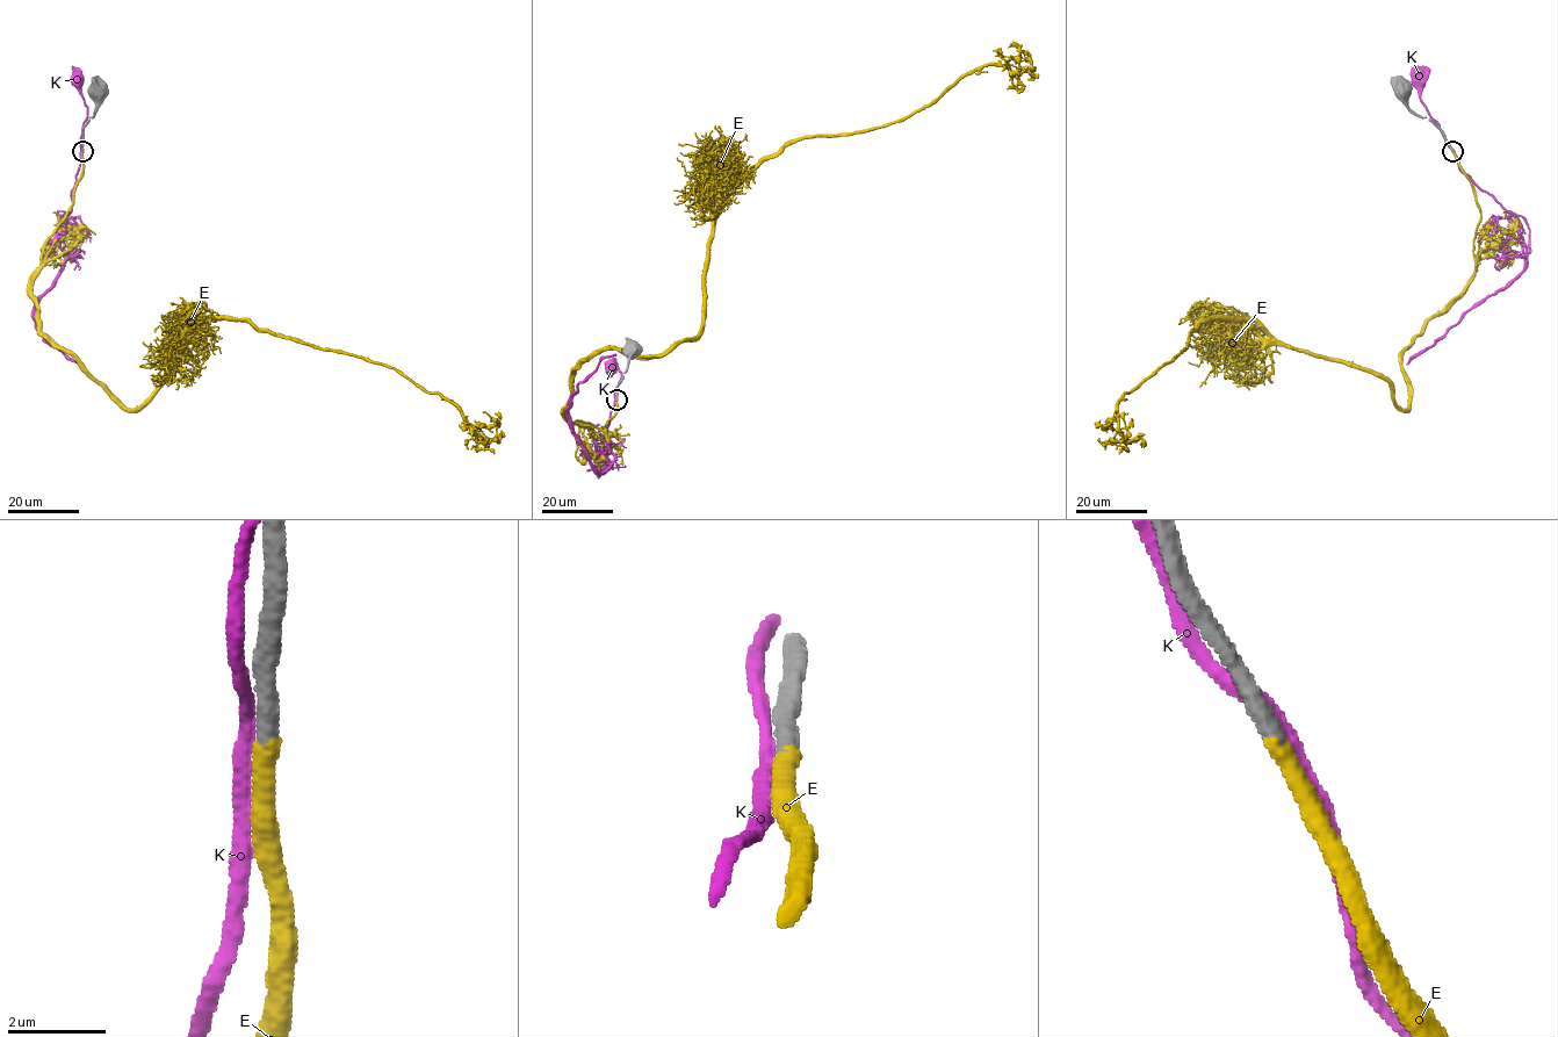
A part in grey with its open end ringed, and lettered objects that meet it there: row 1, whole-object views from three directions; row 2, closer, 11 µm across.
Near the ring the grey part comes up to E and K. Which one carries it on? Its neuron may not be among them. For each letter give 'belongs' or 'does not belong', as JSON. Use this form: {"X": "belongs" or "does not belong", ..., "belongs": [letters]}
{"E": "belongs", "K": "does not belong", "belongs": ["E"]}

